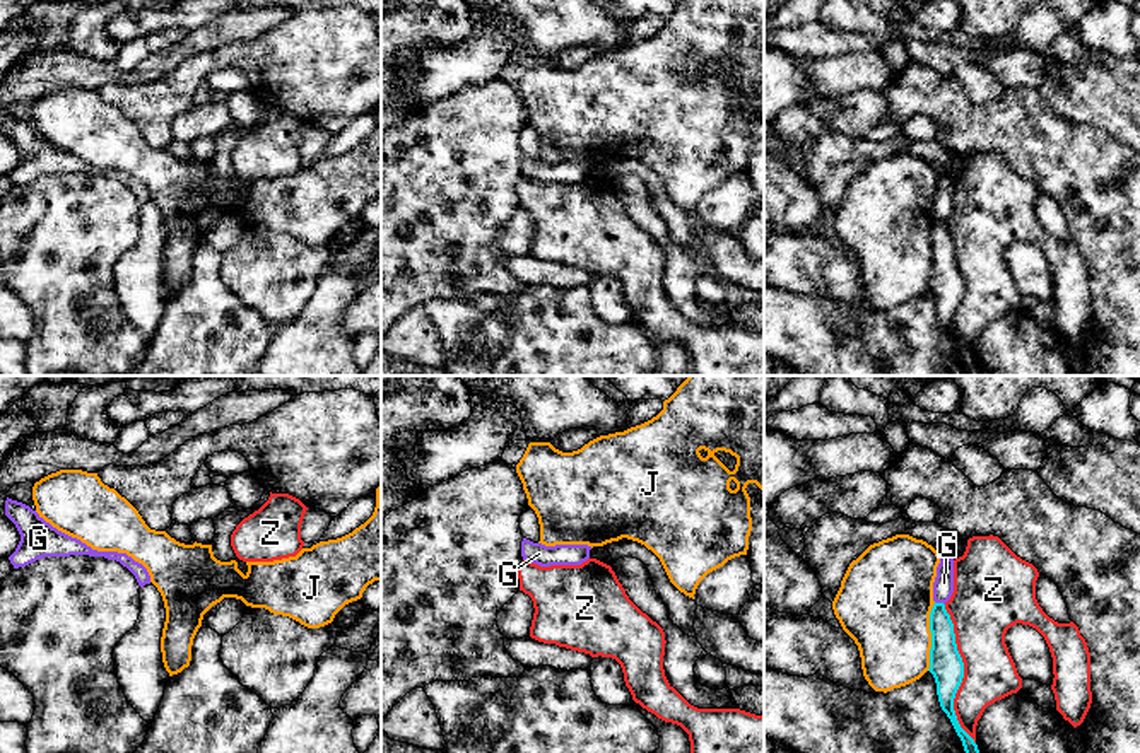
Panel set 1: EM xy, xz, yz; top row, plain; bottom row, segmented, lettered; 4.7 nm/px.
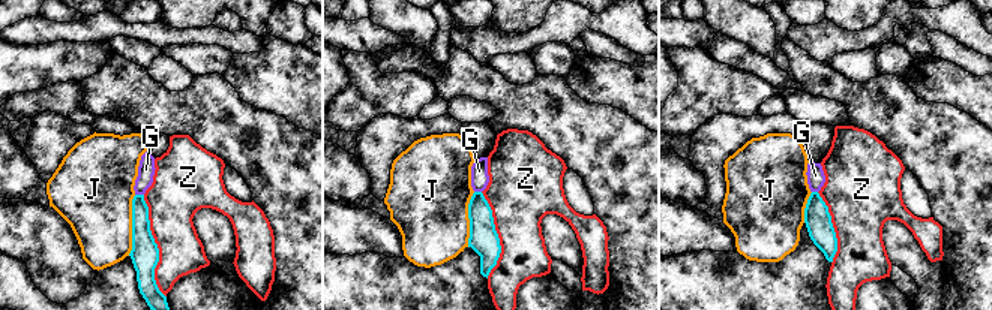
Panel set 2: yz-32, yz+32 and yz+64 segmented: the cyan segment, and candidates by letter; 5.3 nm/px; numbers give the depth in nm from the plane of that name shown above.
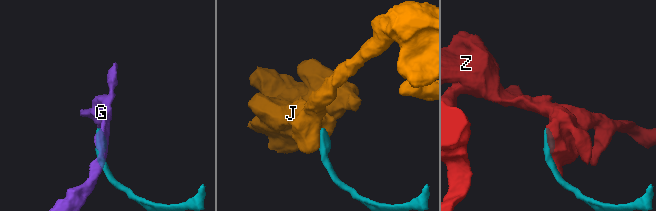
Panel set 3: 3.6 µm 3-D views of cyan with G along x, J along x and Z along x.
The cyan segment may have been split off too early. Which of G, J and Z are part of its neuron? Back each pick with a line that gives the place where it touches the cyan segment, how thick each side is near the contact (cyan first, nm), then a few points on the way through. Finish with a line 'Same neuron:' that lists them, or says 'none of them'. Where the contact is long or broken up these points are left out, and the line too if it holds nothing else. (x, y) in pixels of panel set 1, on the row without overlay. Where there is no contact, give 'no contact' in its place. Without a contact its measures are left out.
Same neuron: none of them

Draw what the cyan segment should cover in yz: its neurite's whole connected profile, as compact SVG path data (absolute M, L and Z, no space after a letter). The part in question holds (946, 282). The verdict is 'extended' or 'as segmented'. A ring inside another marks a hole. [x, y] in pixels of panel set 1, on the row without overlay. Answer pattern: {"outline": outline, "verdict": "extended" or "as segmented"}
{"outline": "M935 220L931 225L930 249L931 266L928 289L935 295L940 324L961 355L967 376L983 376L974 357L961 345L954 328L954 316L964 295L964 280L957 268L954 241L943 220Z", "verdict": "as segmented"}

